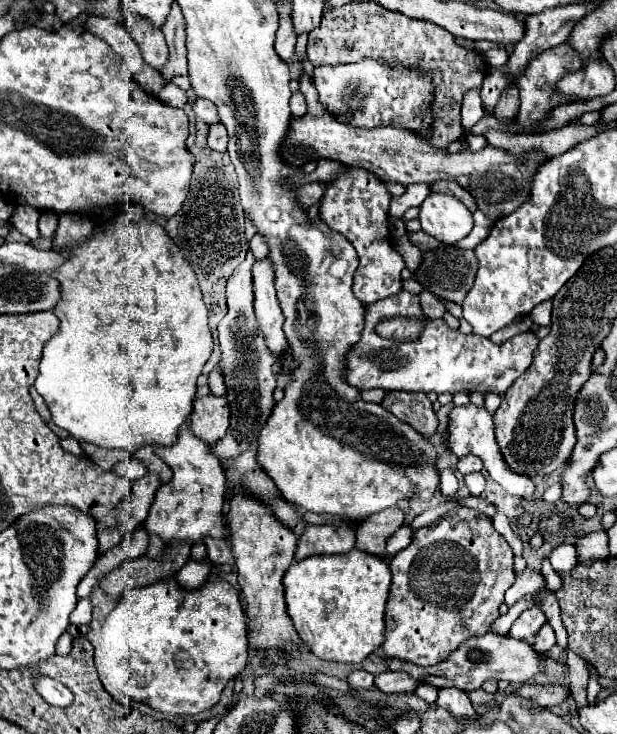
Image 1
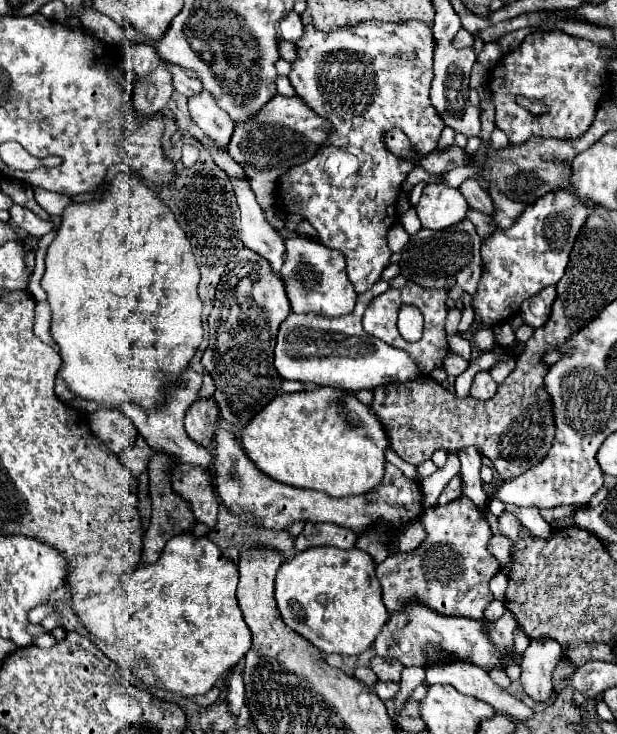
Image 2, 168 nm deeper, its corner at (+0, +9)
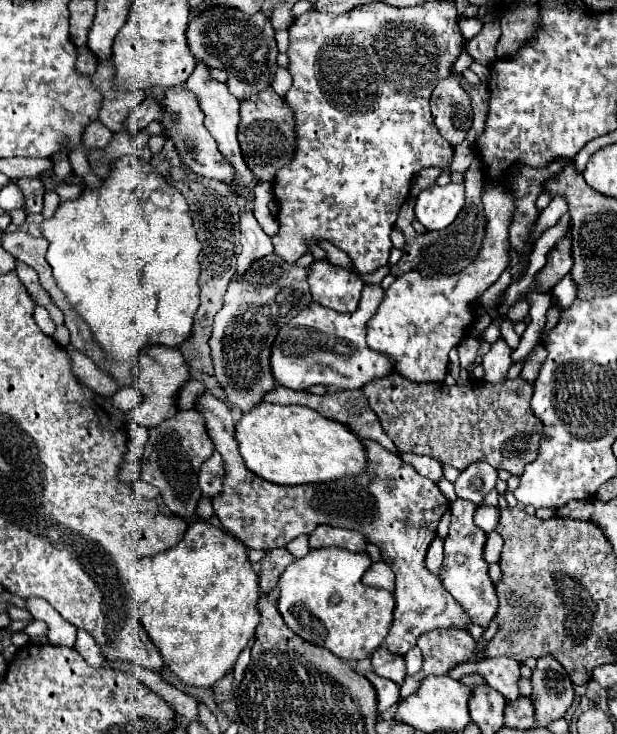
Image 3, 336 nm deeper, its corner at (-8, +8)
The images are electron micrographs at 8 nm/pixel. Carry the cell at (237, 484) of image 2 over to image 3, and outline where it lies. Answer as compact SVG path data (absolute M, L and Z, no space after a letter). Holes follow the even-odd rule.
M203 395L197 409L205 415L207 431L221 453L225 463L223 491L213 499L213 509L223 527L229 529L239 541L251 549L275 549L285 547L299 535L309 535L317 525L331 525L343 529L357 529L369 543L381 549L383 561L387 561L395 573L395 621L385 639L385 645L395 655L405 655L417 645L417 639L425 631L433 629L465 629L469 631L469 615L461 611L459 603L445 591L439 577L425 567L425 551L435 537L441 515L449 509L447 499L439 487L421 477L409 463L395 453L383 449L375 441L363 439L369 467L363 475L345 477L331 483L277 487L277 483L265 483L257 475L249 473L241 459L235 441L235 421L229 407L213 395Z

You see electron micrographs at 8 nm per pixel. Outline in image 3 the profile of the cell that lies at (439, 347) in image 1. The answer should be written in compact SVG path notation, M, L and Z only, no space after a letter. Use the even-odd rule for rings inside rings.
M365 285L355 313L337 313L329 307L311 303L305 311L293 317L291 323L281 327L277 341L273 343L271 369L275 381L295 391L303 391L313 385L331 385L345 391L361 389L373 379L383 379L385 375L395 373L393 359L385 359L385 355L369 351L367 345L367 321L375 315L383 293L381 285Z

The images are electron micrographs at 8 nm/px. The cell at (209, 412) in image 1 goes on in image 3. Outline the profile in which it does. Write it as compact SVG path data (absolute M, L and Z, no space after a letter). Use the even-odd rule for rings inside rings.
M197 409L179 411L179 415L149 429L149 441L145 445L145 453L141 461L143 463L141 479L155 485L161 491L163 503L173 515L181 519L191 519L201 499L201 491L197 485L197 473L199 473L201 463L209 459L213 451L215 447L207 433L205 417Z

